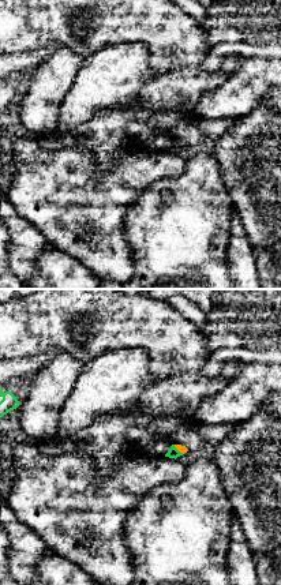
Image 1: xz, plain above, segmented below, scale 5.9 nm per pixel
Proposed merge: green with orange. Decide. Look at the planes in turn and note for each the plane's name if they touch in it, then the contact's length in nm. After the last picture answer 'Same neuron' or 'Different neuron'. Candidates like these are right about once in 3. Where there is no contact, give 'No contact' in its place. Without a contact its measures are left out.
Touches green in xz. Shared border 80 nm

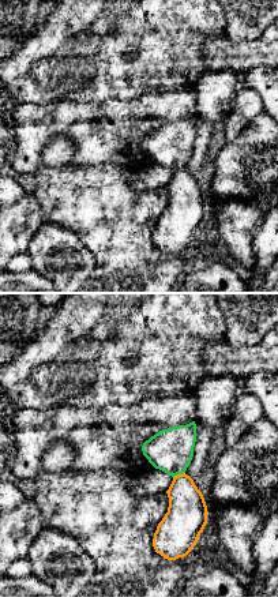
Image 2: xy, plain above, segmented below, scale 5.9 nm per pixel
Touches green in xy. Shared border 80 nm

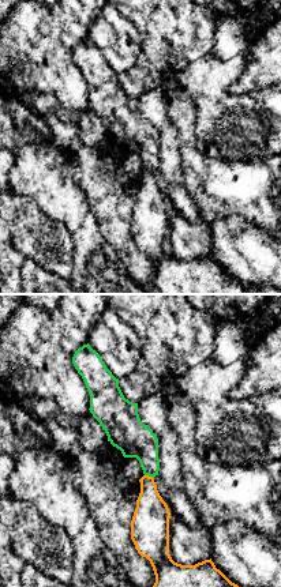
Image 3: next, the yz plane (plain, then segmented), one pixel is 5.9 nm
Touches green in yz. Shared border 60 nm

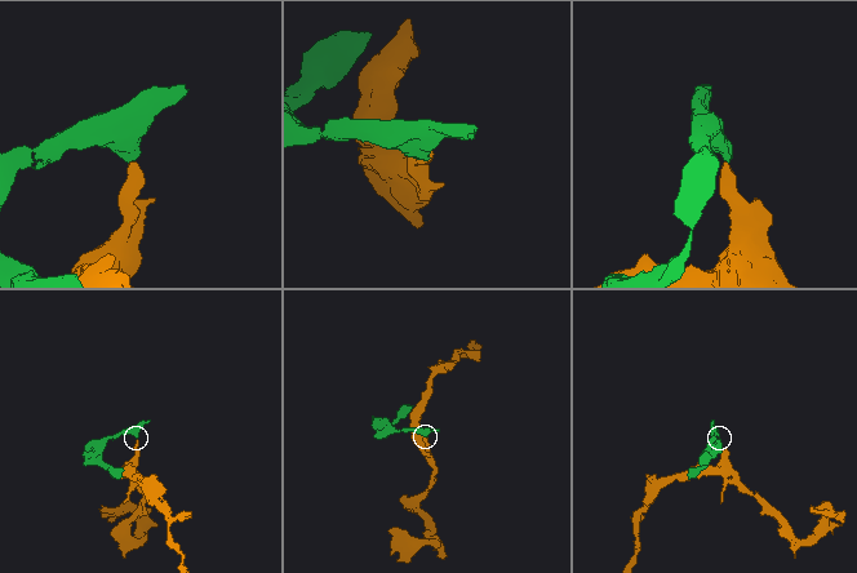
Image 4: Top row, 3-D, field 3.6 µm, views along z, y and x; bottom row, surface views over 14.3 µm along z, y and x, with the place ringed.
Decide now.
Different neuron

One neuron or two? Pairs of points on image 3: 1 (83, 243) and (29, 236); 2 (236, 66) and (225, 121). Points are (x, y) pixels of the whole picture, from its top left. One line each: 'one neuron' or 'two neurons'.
1: two neurons
2: one neuron

